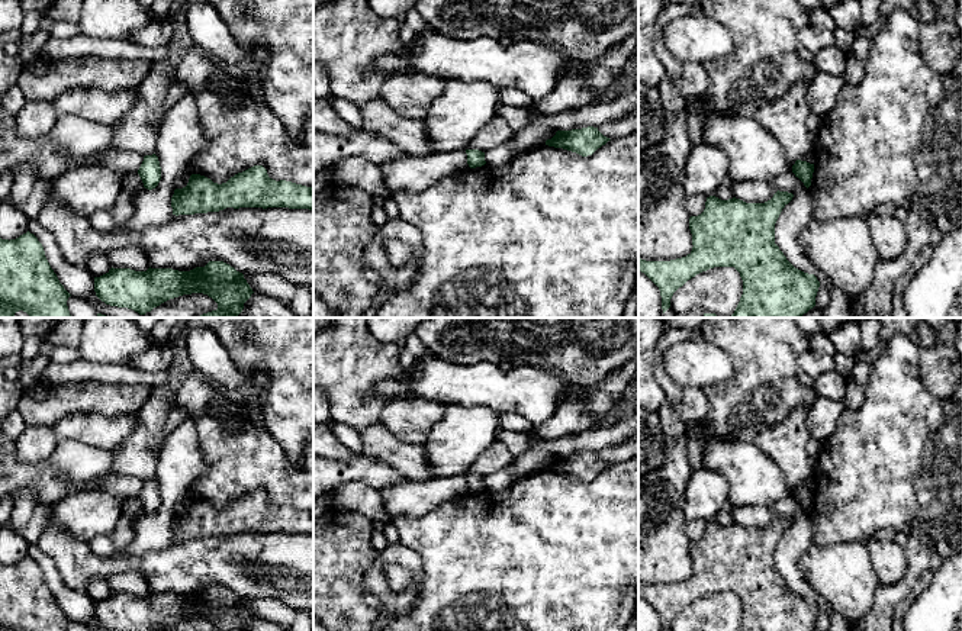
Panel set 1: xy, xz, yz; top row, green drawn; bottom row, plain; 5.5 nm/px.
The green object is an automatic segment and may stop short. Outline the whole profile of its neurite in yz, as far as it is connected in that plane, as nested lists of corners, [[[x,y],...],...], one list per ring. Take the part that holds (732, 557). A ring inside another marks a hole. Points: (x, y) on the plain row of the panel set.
[[[779,515],[765,528],[710,521],[704,537],[689,543],[692,576],[670,586],[638,583],[638,596],[659,612],[662,631],[670,631],[673,618],[688,605],[714,592],[734,592],[740,598],[743,619],[737,631],[815,631],[820,606],[814,599],[795,593],[775,569],[775,548],[792,522],[792,518]]]

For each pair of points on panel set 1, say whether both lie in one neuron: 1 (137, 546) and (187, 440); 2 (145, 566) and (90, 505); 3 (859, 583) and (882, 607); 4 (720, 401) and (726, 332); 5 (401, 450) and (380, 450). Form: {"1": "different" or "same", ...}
{"1": "same", "2": "different", "3": "different", "4": "same", "5": "same"}

